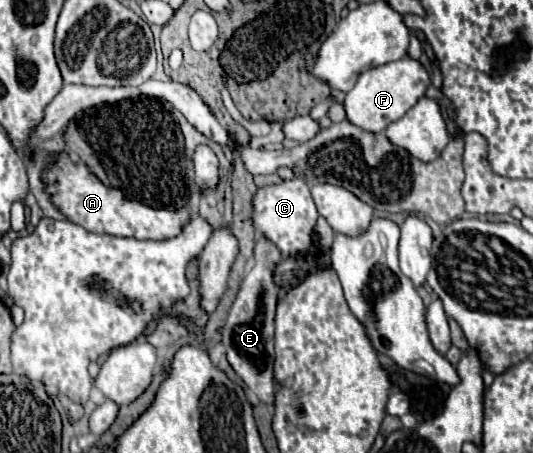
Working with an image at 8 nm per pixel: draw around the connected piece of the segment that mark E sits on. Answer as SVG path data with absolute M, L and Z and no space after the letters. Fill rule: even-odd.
M258 237L256 247L254 247L254 267L252 271L244 277L240 291L236 295L236 301L230 307L226 325L222 327L222 345L226 349L228 361L236 375L246 383L248 389L256 393L256 397L272 405L274 403L274 379L272 379L272 369L274 369L274 313L276 313L276 301L280 287L276 287L272 275L278 263L282 263L286 257L282 251L268 239L268 237Z

